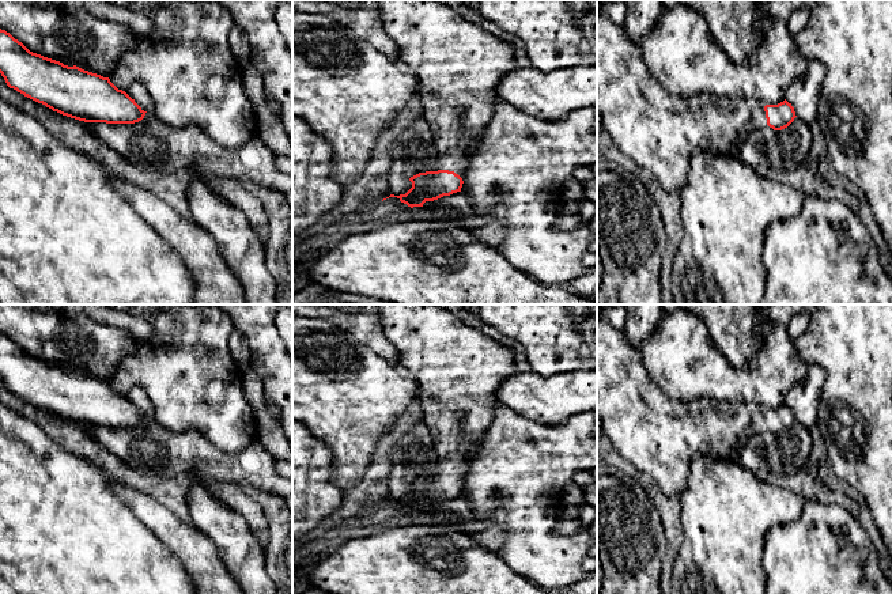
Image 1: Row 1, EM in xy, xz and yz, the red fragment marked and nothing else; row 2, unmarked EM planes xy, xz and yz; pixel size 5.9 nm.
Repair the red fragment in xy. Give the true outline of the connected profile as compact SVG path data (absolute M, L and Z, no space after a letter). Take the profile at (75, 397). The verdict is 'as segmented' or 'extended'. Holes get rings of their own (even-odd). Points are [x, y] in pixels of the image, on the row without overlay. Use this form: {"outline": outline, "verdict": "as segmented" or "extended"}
{"outline": "M1 333L0 378L10 393L79 425L135 428L147 417L109 382L33 357Z", "verdict": "as segmented"}

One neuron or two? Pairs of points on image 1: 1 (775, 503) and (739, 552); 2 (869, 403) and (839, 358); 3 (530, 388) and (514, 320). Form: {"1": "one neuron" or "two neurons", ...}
{"1": "one neuron", "2": "one neuron", "3": "two neurons"}

